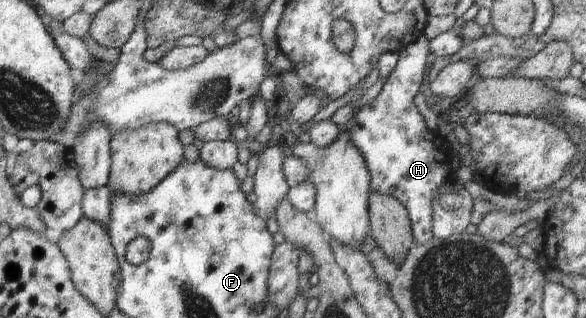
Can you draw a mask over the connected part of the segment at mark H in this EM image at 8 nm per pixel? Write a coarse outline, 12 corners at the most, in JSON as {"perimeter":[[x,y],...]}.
{"perimeter":[[429,40],[399,51],[346,133],[371,190],[405,206],[417,243],[454,158],[410,99]]}

